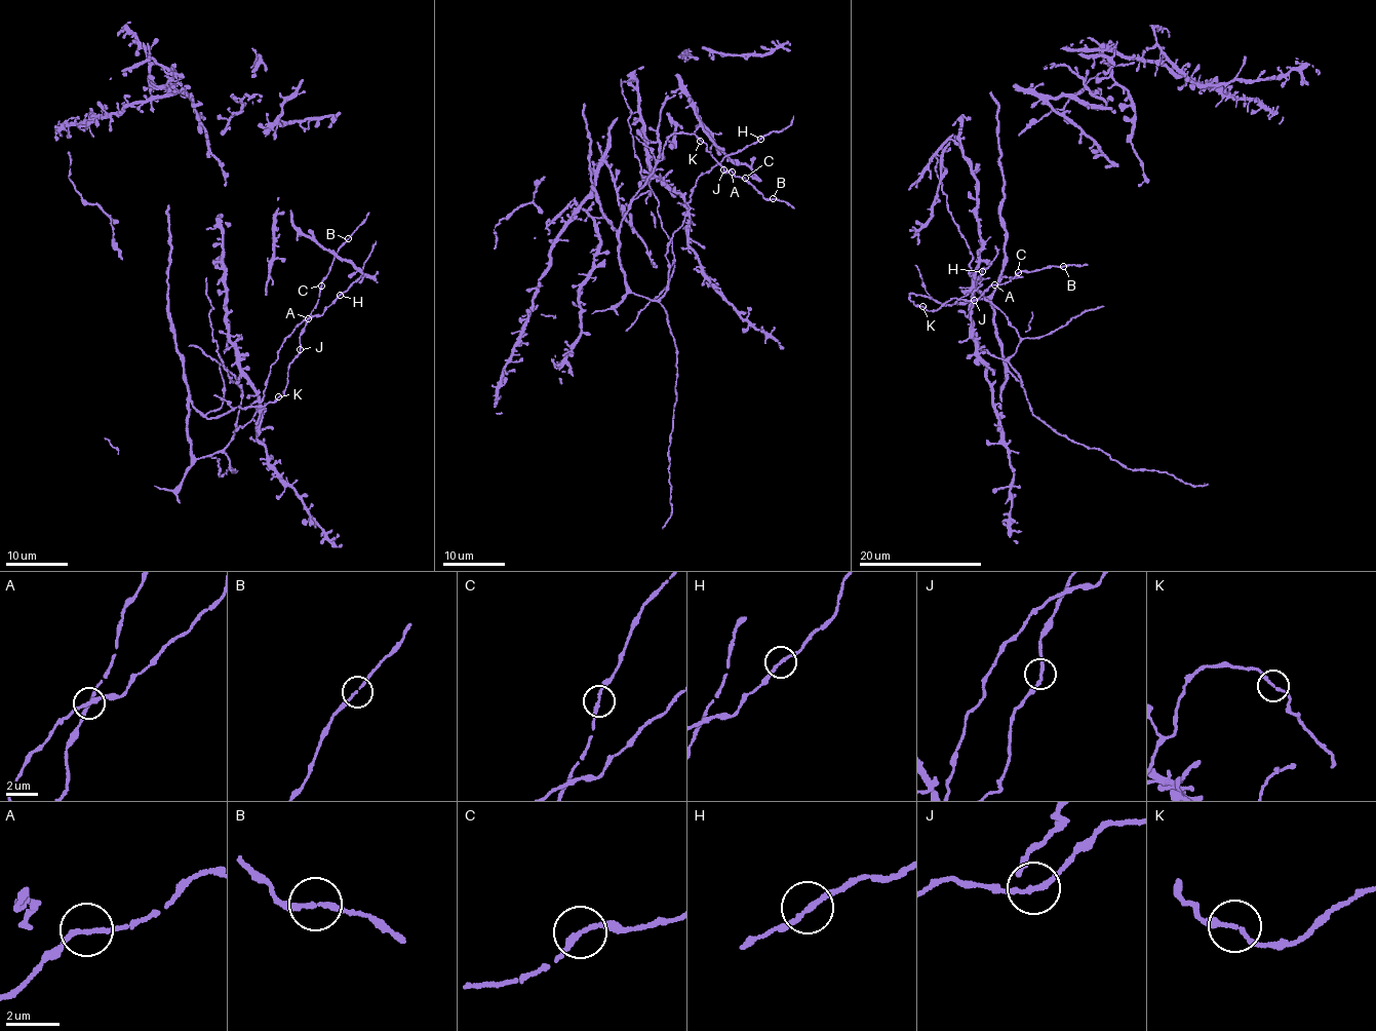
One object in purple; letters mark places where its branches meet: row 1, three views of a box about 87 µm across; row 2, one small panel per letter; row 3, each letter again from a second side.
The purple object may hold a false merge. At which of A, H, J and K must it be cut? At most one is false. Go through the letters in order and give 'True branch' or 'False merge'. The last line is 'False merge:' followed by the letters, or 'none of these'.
A: True branch
H: True branch
J: True branch
K: True branch
False merge: none of these

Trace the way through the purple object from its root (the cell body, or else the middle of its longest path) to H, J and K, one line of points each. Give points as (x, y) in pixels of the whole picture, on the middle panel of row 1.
H: (619, 250), (633, 293), (660, 298), (668, 278), (667, 245), (688, 212), (696, 180), (760, 139)
J: (619, 250), (617, 232), (623, 215), (674, 132), (693, 134), (703, 142), (710, 156), (723, 169)
K: (619, 250), (620, 221), (631, 199), (663, 156), (663, 149), (670, 137), (674, 132), (689, 132), (700, 141)

